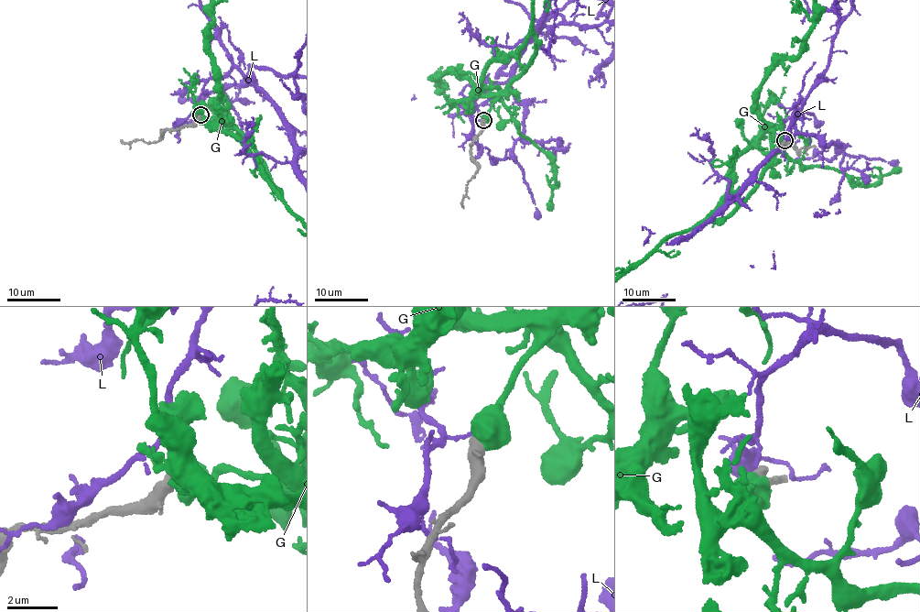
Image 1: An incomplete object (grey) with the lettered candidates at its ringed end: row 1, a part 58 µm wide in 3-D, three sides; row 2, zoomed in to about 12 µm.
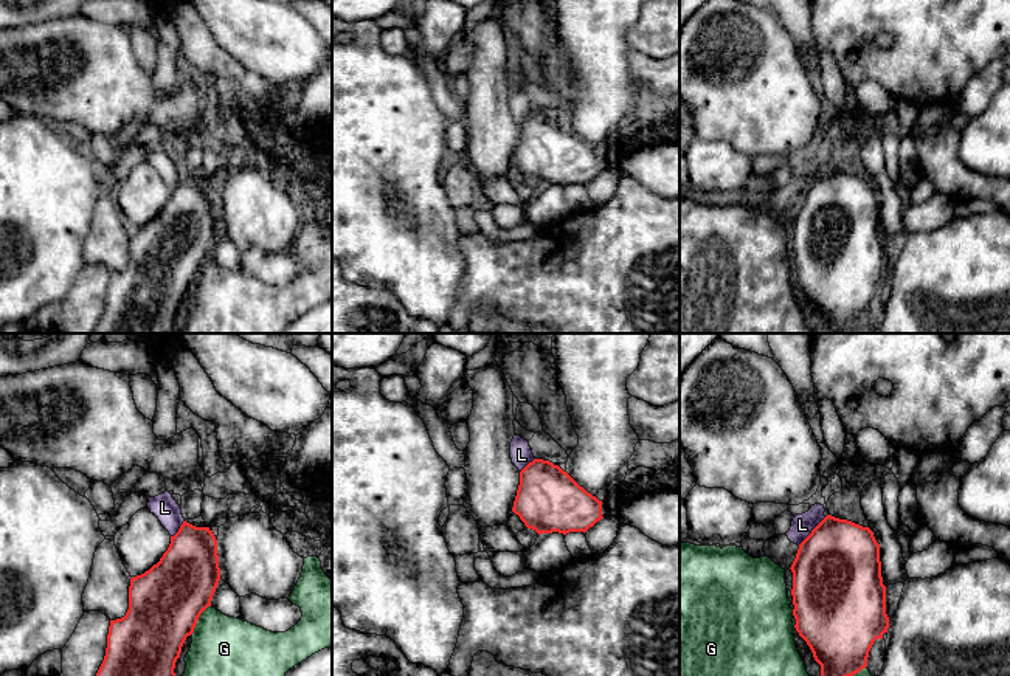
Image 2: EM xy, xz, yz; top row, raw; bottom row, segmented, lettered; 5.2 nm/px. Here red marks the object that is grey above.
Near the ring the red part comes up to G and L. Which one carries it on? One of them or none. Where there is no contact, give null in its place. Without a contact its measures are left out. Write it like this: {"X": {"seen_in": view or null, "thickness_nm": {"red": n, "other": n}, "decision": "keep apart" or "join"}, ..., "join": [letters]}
{"G": {"seen_in": "xy", "thickness_nm": {"red": 380, "other": 400}, "decision": "keep apart"}, "L": {"seen_in": "yz", "thickness_nm": {"red": 460, "other": 110}, "decision": "keep apart"}, "join": []}

